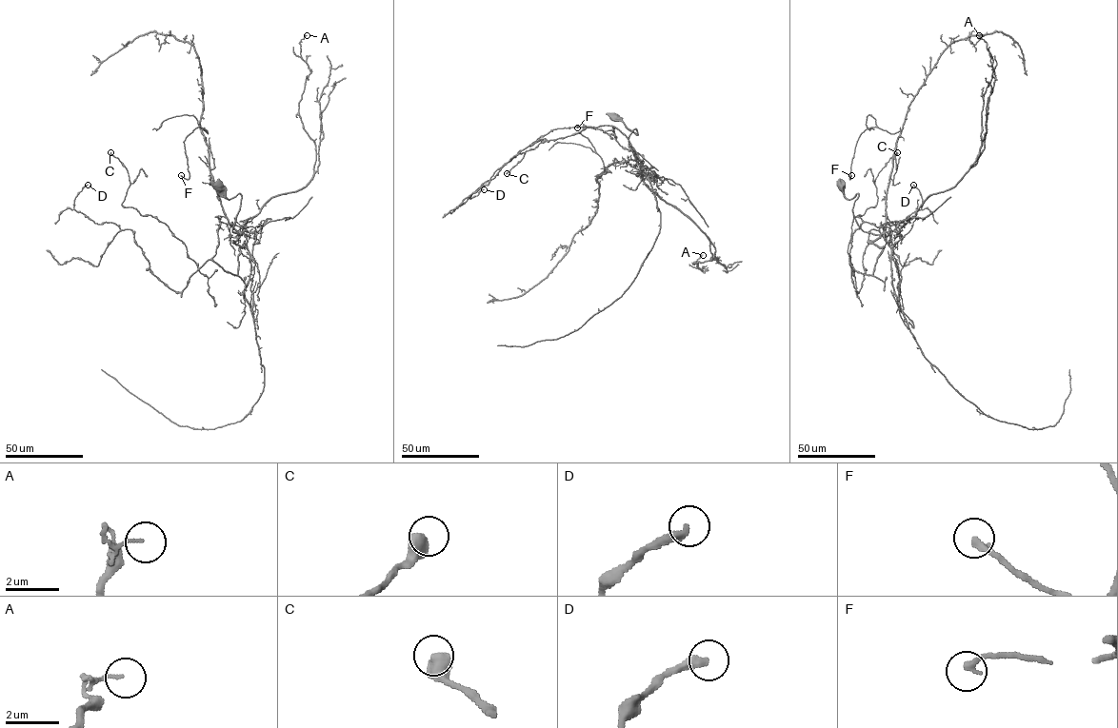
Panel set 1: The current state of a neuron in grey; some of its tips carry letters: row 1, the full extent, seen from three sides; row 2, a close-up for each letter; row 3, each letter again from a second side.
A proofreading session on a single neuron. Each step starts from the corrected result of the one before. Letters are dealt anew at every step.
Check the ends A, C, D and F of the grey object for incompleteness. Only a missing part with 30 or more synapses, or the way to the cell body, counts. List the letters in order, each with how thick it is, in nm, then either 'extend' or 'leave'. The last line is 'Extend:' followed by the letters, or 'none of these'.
A: 80 nm thick; leave
C: 600 nm thick; leave
D: 320 nm thick; leave
F: 240 nm thick; leave
Extend: none of these

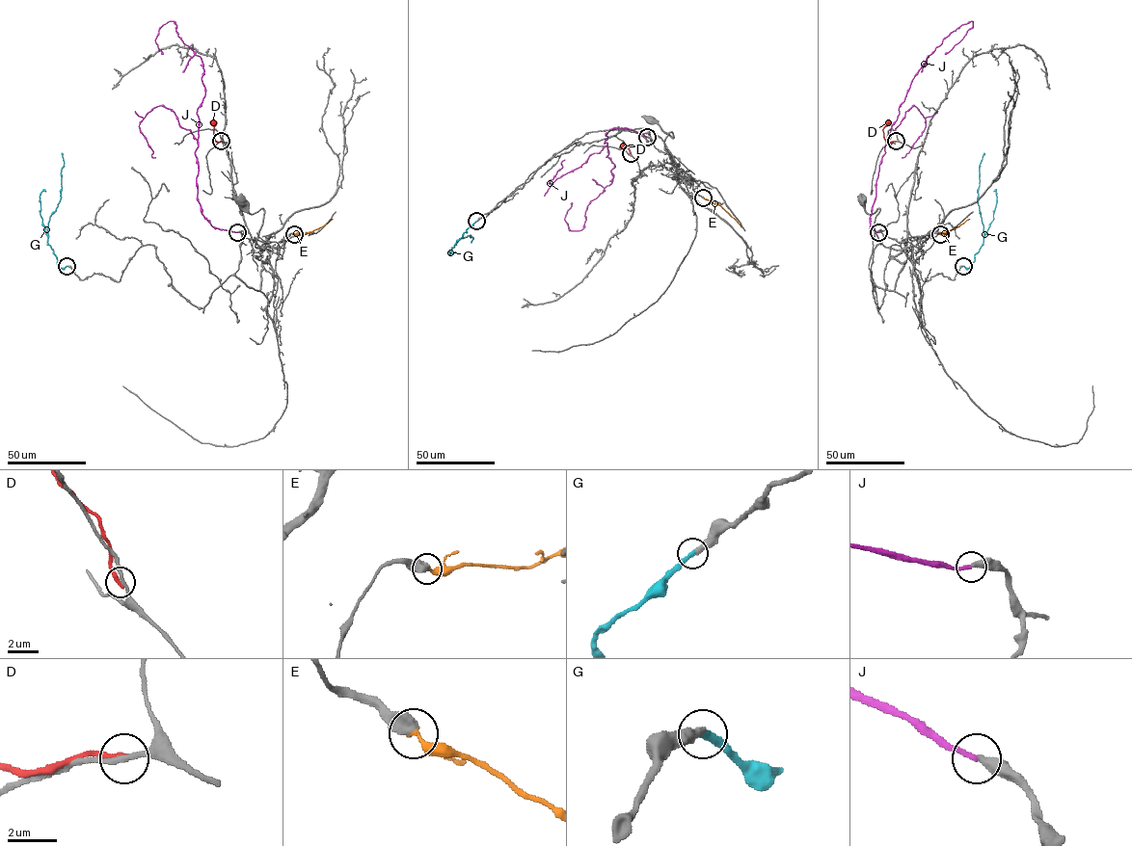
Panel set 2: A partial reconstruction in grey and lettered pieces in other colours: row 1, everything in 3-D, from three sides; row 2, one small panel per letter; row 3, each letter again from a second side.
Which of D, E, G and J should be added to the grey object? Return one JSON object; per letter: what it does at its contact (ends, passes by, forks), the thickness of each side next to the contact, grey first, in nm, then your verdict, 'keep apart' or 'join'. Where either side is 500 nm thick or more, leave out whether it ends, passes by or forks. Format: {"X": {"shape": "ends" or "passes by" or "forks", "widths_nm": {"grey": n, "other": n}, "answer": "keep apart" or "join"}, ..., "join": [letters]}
{"D": {"shape": "ends", "widths_nm": {"grey": 240, "other": 280}, "answer": "keep apart"}, "E": {"widths_nm": {"grey": 600, "other": 240}, "answer": "keep apart"}, "G": {"shape": "ends", "widths_nm": {"grey": 400, "other": 320}, "answer": "join"}, "J": {"shape": "ends", "widths_nm": {"grey": 420, "other": 240}, "answer": "join"}, "join": ["G", "J"]}

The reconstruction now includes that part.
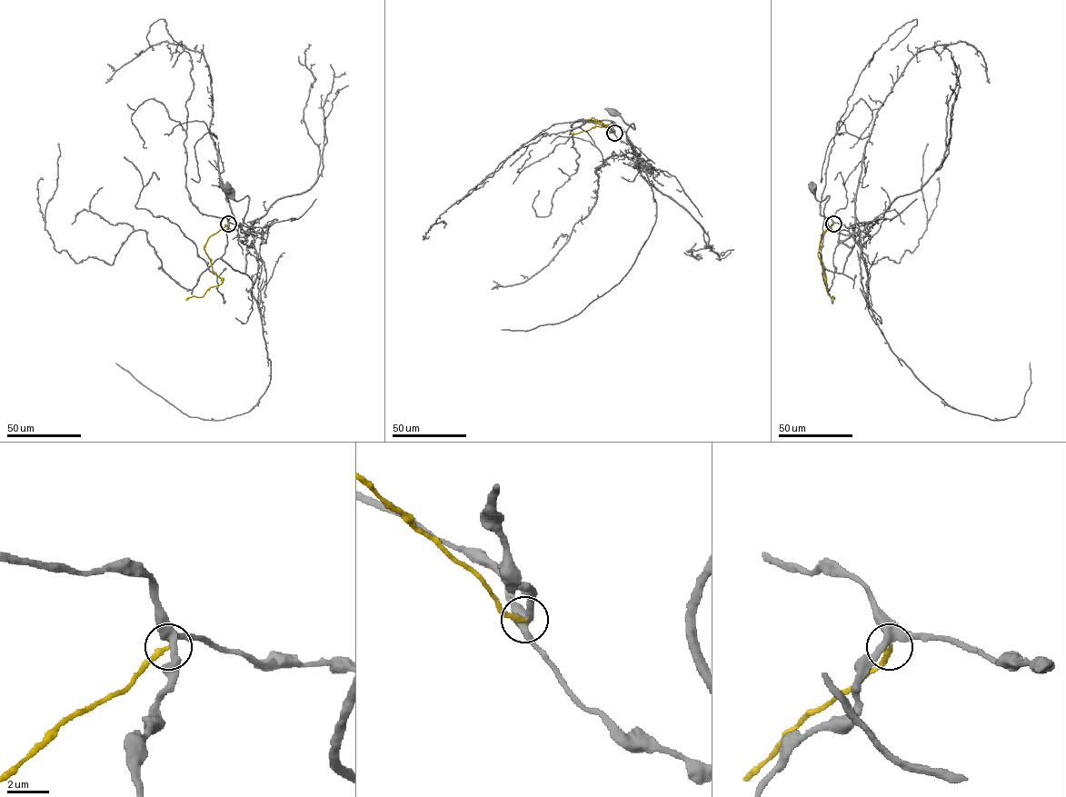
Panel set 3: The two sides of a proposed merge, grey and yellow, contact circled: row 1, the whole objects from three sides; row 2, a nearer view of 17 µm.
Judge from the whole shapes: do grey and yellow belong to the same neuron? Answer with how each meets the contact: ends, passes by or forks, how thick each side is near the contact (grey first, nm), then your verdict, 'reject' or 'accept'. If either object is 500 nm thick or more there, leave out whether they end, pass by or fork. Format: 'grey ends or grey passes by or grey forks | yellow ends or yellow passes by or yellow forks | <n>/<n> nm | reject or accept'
grey forks | yellow ends | 360/260 nm | reject

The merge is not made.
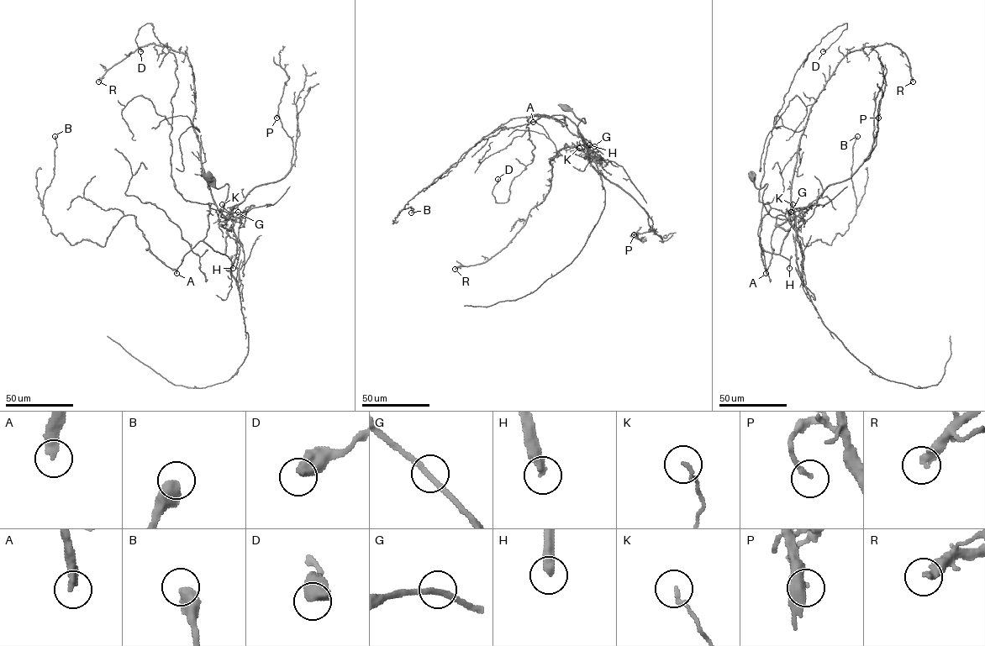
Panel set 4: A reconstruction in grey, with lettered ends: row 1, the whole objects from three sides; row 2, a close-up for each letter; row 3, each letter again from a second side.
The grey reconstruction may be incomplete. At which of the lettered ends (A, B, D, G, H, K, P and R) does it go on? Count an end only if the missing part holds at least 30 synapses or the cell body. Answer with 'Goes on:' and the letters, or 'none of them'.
Goes on: A, H, K, R

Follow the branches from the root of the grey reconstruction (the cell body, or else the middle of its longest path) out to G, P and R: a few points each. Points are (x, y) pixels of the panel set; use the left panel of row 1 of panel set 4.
G: (209, 178), (229, 186), (225, 253), (215, 252), (203, 240), (210, 208), (238, 212)
P: (209, 178), (218, 188), (228, 185), (226, 219), (255, 187), (282, 179), (292, 140), (276, 118)
R: (209, 178), (218, 188), (228, 185), (226, 219), (201, 160), (186, 55), (150, 43), (98, 81)

